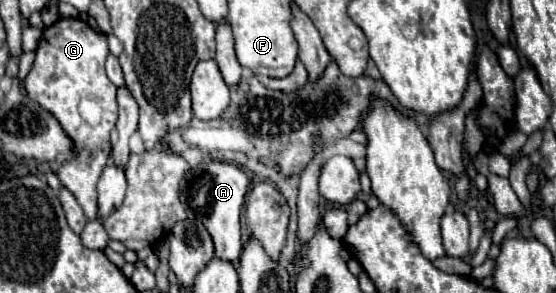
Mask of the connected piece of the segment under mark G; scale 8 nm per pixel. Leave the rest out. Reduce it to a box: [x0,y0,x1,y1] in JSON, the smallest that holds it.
[24,17,118,221]

